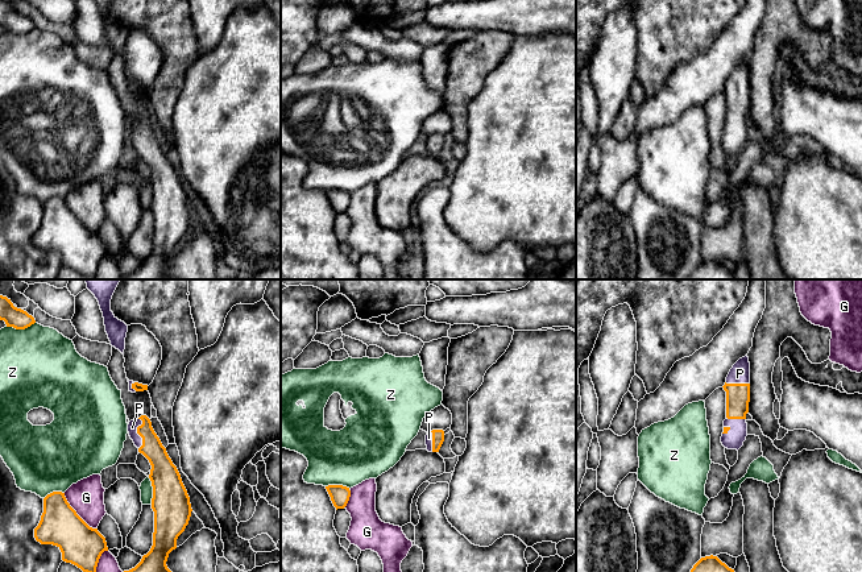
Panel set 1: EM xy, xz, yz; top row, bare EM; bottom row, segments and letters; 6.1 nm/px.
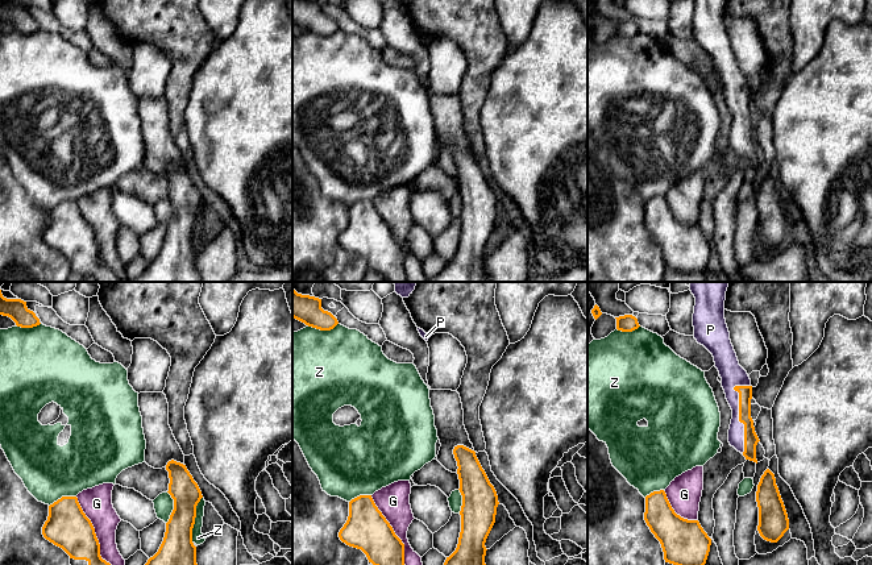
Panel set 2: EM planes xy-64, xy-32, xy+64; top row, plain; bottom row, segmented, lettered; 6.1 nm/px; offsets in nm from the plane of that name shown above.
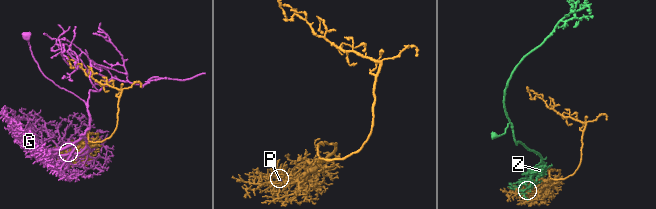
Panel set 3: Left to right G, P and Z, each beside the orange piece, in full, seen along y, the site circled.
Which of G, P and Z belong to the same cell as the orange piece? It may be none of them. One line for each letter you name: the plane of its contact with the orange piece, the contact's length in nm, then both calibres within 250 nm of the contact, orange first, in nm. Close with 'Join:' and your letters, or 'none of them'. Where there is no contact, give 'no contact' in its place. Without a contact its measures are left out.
P: xy | 190 nm | 140/60 nm
Join: P

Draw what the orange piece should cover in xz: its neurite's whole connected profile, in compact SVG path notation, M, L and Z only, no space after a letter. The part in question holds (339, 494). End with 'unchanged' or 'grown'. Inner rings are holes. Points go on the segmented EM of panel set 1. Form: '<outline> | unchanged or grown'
M328 485L326 486L333 506L337 509L344 509L349 501L351 490L343 485Z | unchanged

